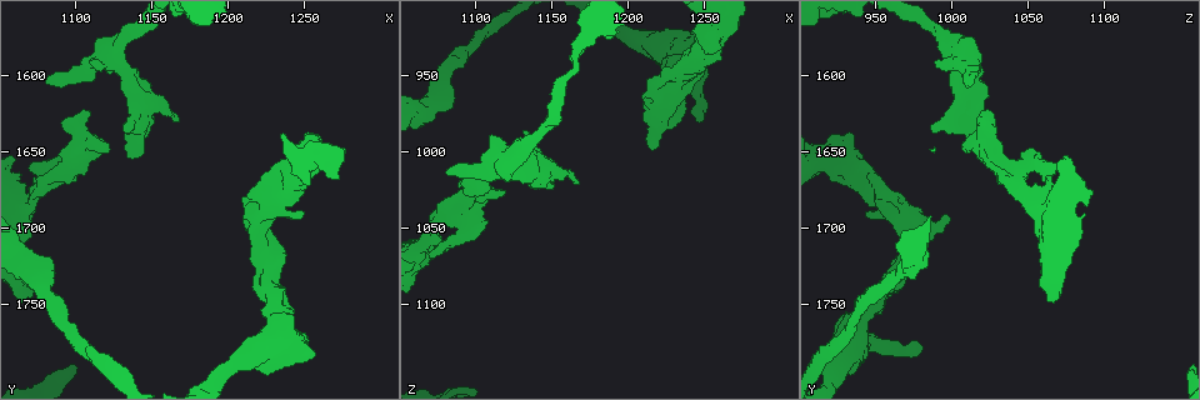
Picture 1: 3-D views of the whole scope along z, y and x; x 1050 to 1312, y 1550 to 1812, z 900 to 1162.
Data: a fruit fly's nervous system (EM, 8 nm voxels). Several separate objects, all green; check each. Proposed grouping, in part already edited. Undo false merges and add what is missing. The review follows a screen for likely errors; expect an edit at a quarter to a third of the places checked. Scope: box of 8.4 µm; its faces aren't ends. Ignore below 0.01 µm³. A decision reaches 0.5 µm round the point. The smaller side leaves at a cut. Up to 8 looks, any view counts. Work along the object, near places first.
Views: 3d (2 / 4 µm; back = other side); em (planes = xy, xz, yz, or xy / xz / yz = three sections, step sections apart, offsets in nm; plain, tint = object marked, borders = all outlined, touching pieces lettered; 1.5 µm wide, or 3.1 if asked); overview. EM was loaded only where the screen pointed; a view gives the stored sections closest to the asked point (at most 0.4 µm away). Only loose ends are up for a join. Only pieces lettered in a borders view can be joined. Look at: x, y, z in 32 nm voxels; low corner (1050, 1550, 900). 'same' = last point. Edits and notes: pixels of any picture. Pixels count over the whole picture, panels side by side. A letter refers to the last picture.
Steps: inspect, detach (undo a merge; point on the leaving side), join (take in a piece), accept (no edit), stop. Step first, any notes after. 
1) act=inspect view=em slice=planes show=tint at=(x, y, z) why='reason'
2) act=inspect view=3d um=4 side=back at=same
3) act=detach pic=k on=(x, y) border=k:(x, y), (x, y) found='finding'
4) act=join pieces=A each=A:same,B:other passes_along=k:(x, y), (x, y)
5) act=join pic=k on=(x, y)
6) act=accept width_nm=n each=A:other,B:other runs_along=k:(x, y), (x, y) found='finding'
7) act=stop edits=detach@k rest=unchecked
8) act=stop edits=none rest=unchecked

act=inspect view=em slice=xz step=4 show=tint at=(1106, 1624, 1026) why='free end'

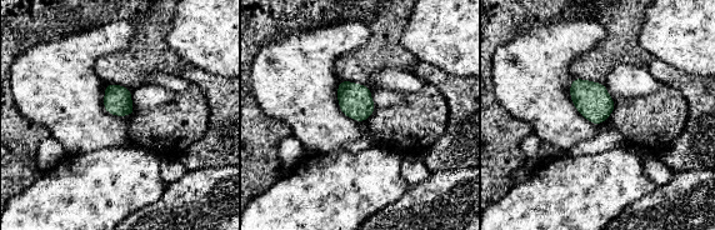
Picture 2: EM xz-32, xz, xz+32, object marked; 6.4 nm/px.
act=inspect view=em slice=planes show=borders at=same why='another direction'

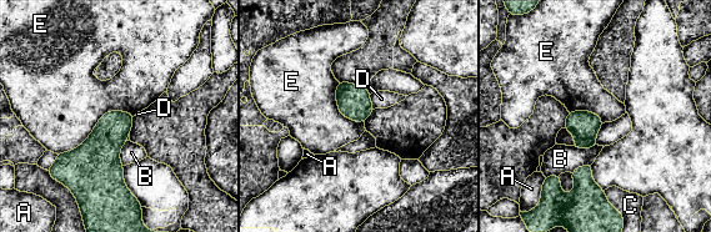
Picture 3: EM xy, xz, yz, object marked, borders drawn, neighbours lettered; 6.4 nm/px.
act=accept each=A:other,B:other,C:other,D:other,E:other border=3:(134, 114), (106, 111), (56, 154) found='none of them fits'

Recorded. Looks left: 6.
act=inspect view=em slice=xy step=8 show=tint at=(1070, 1744, 1072) why='stops while still wide'

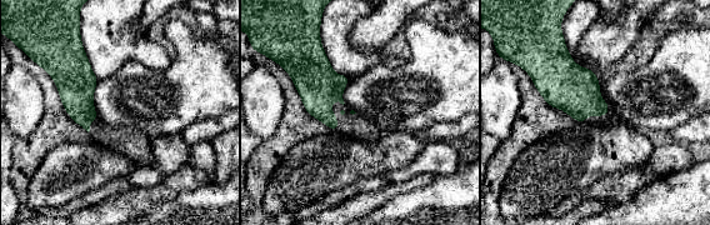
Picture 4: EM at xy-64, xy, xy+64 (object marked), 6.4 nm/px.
act=inspect view=em slice=planes show=borders at=same

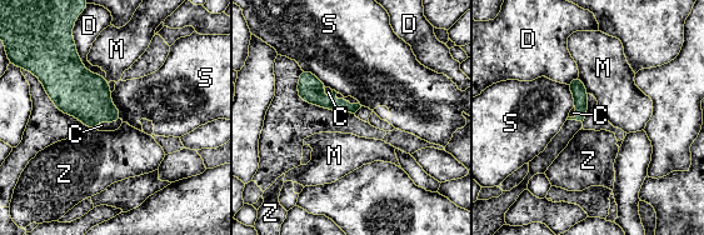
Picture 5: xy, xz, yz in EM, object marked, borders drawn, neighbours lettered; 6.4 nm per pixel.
act=join pieces=C each=C:same,D:other,M:other,S:other,Z:other passes_along=5:(309, 88), (323, 94), (328, 91) found='it goes on there'

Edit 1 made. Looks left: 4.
act=inspect view=em slice=xz step=8 show=tint at=(1232, 1678, 950) why='sharp bend'

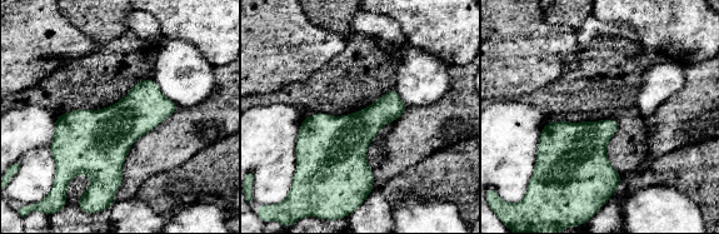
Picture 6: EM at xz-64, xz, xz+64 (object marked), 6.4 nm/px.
act=inspect view=em slice=planes show=tint at=same

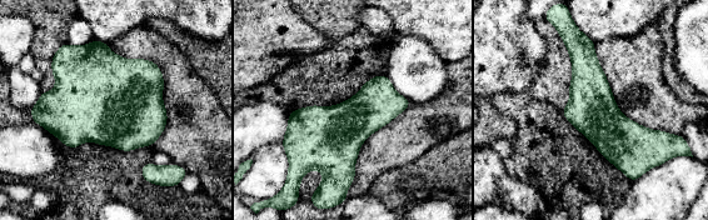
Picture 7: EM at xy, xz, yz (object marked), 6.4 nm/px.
act=inspect view=em slice=planes show=borders at=same

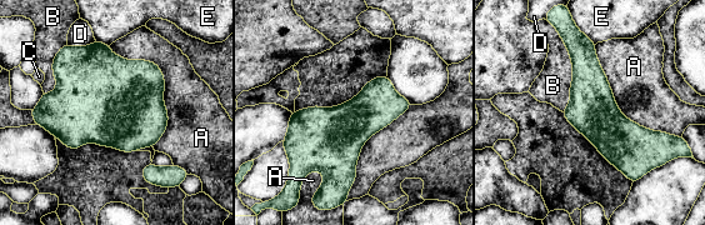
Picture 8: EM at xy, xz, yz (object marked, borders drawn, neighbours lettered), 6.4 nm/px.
act=accept longest_contact=A:750nm each=A:other,B:other,C:other,D:other,E:other found='all the same cell'

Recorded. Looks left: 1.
act=stop edits=join@5 rest=unchecked

